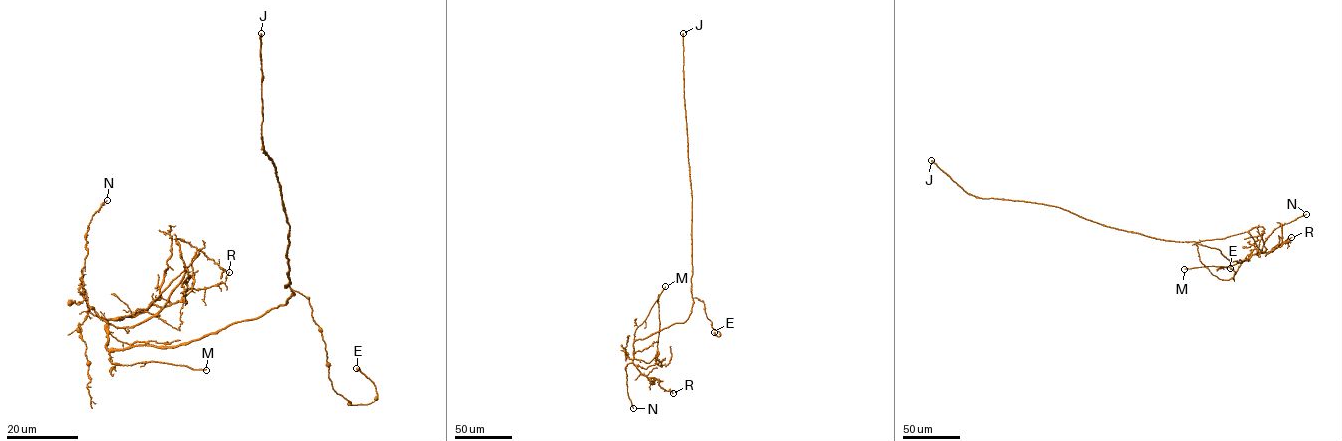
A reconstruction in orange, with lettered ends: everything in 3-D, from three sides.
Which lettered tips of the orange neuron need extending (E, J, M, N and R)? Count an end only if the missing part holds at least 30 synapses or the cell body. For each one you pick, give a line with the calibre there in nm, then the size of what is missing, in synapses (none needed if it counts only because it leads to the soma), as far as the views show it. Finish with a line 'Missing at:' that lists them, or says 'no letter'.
J: 360 nm thick; about 300 synapses
M: 180 nm thick
Missing at: J, M

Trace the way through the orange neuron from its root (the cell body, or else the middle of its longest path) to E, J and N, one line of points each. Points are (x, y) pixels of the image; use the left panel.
E: (289, 277), (286, 285), (308, 300), (319, 326), (332, 388), (351, 405), (367, 405), (376, 387), (356, 368)
J: (289, 277), (289, 225), (275, 168), (264, 152), (261, 137), (261, 33)
N: (289, 277), (287, 302), (255, 318), (178, 346), (109, 349), (82, 285), (87, 227), (107, 200)

